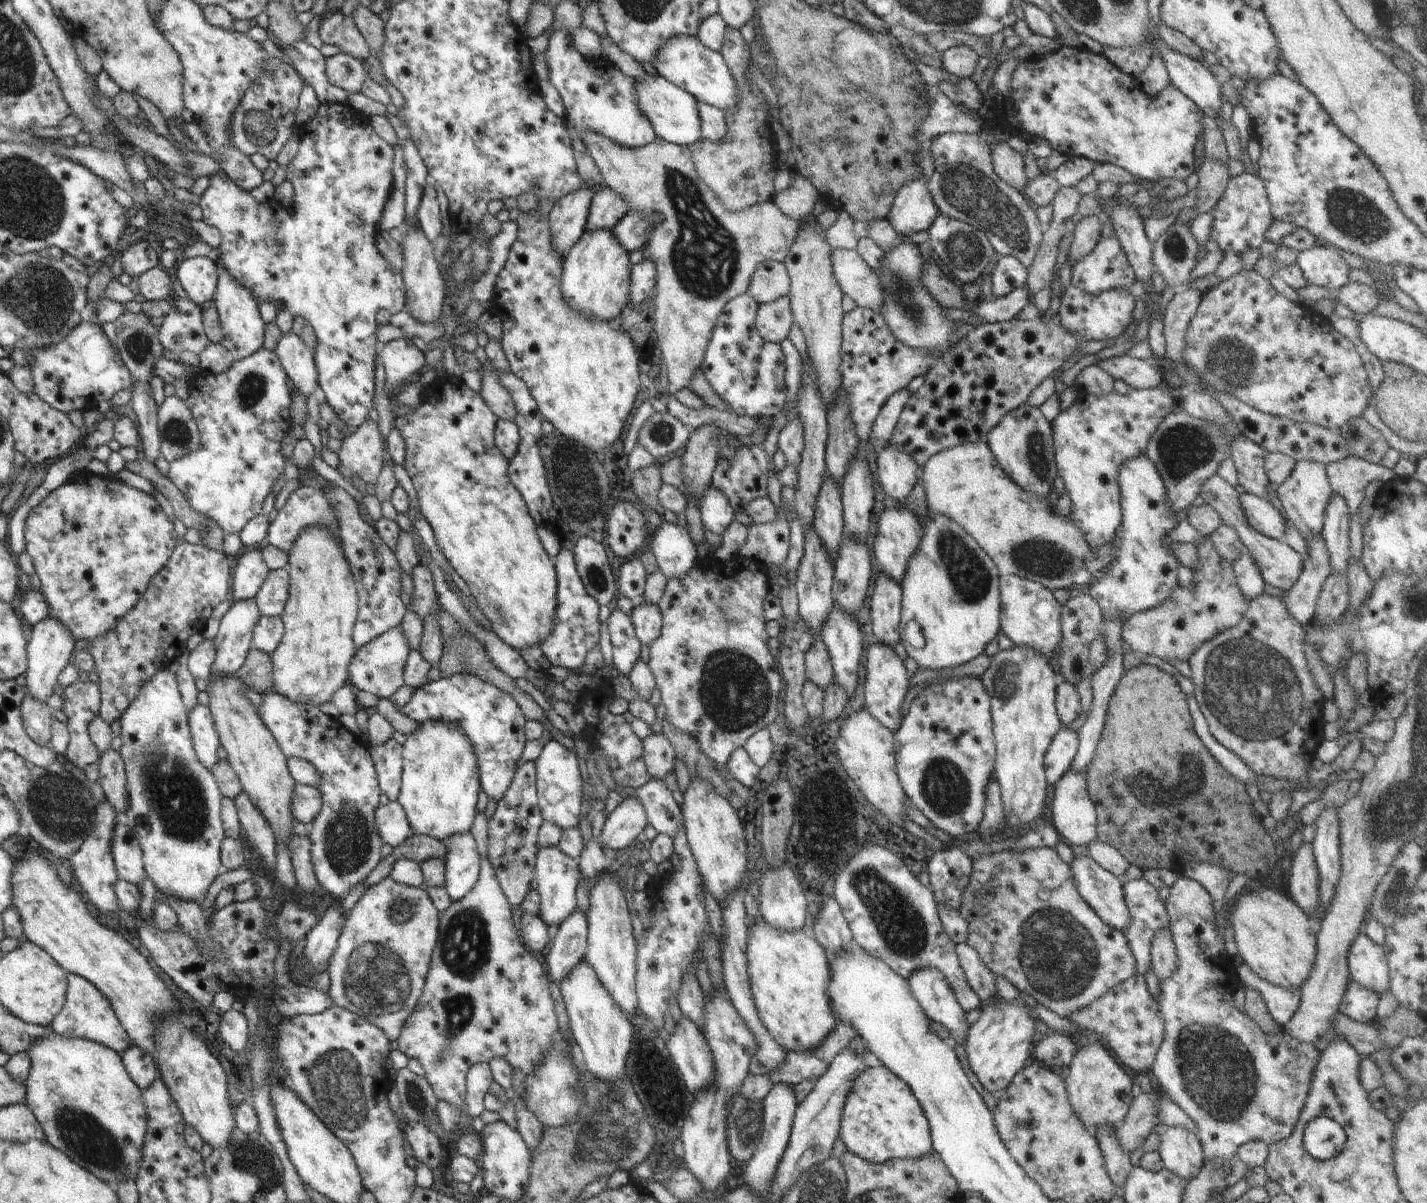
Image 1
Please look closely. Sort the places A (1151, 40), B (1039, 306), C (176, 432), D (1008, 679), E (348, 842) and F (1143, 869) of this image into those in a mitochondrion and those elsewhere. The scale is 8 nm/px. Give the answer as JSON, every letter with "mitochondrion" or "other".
{"A":"other","B":"other","C":"mitochondrion","D":"mitochondrion","E":"mitochondrion","F":"other"}

